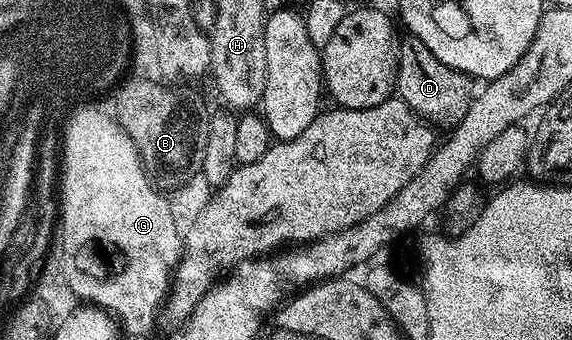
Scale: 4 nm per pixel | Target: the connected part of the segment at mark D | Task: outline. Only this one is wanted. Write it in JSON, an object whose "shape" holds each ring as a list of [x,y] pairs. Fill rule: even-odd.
{"shape":[[[411,35],[405,38],[405,41],[403,38],[398,45],[395,92],[417,117],[433,127],[441,125],[444,131],[451,130],[470,107],[474,96],[473,82],[468,74],[460,73],[454,67],[446,67],[446,63],[442,63],[442,59],[438,59],[438,55],[434,55],[434,51],[426,47],[426,43]]]}

